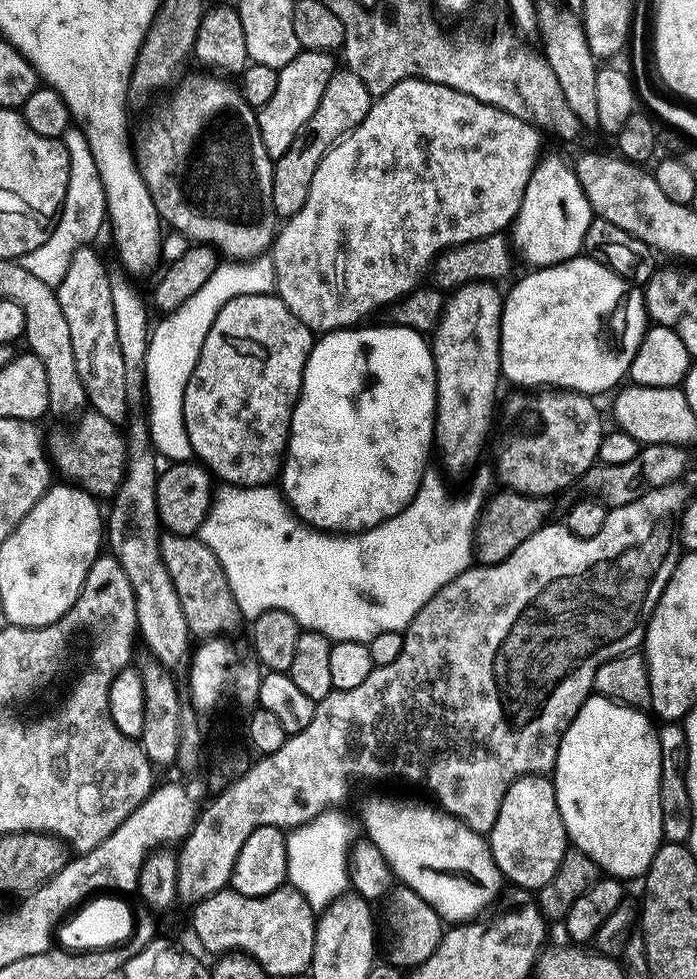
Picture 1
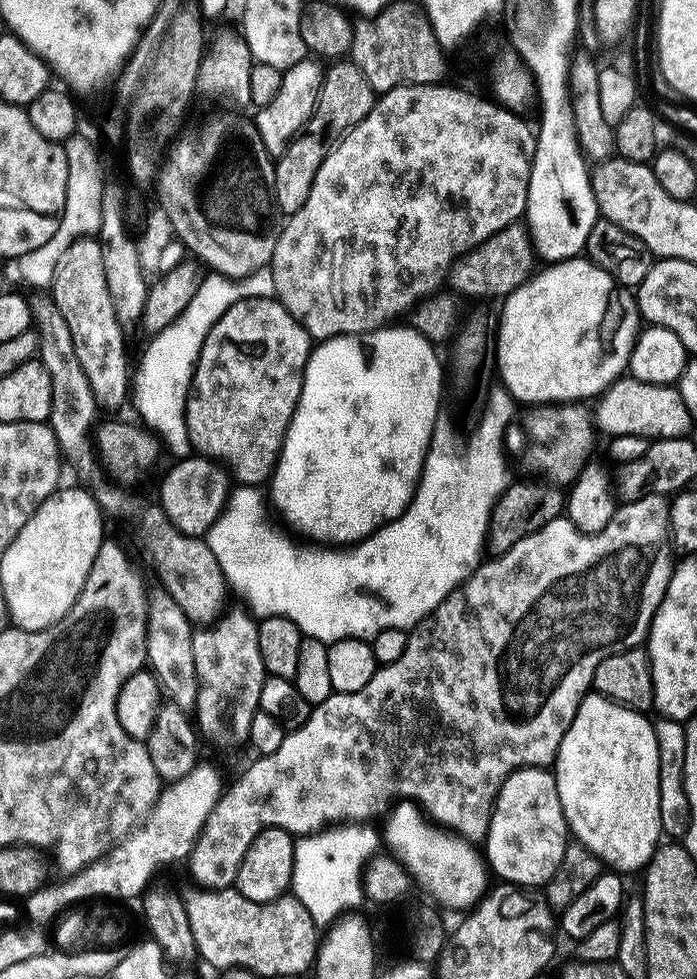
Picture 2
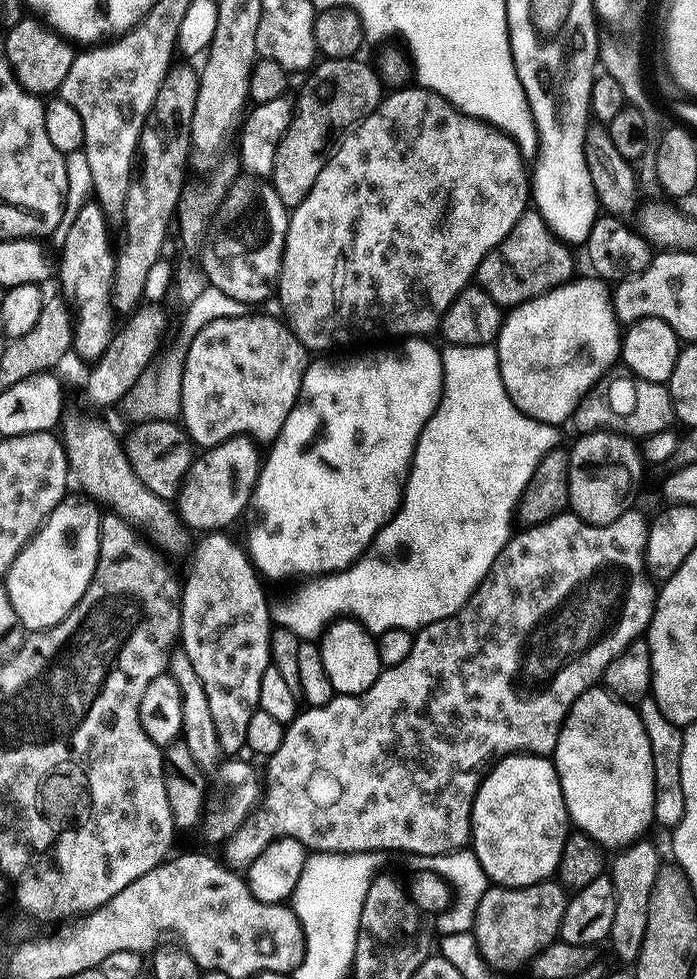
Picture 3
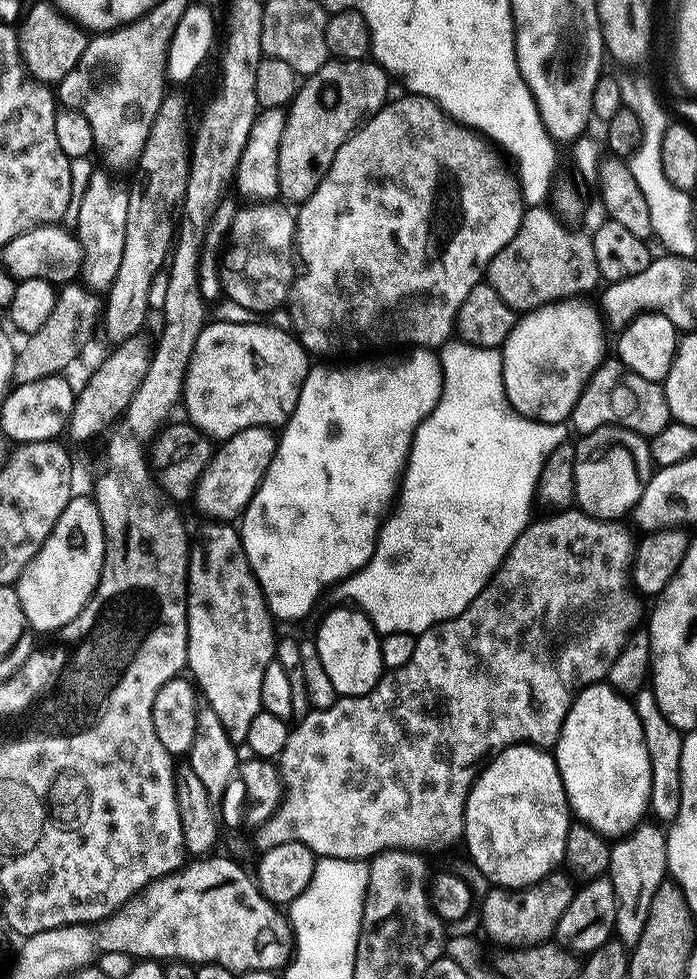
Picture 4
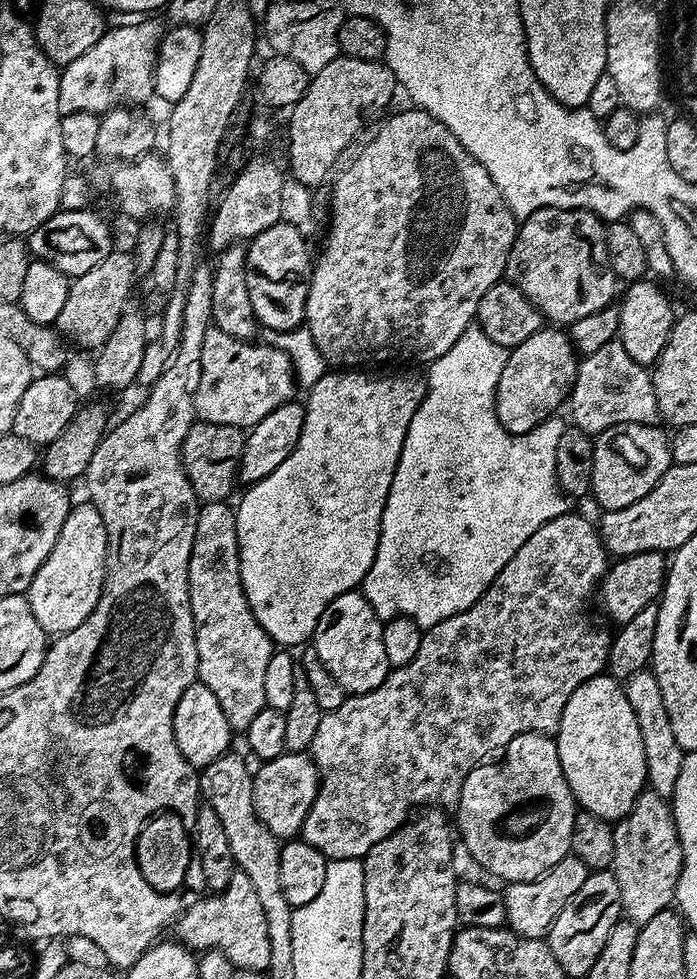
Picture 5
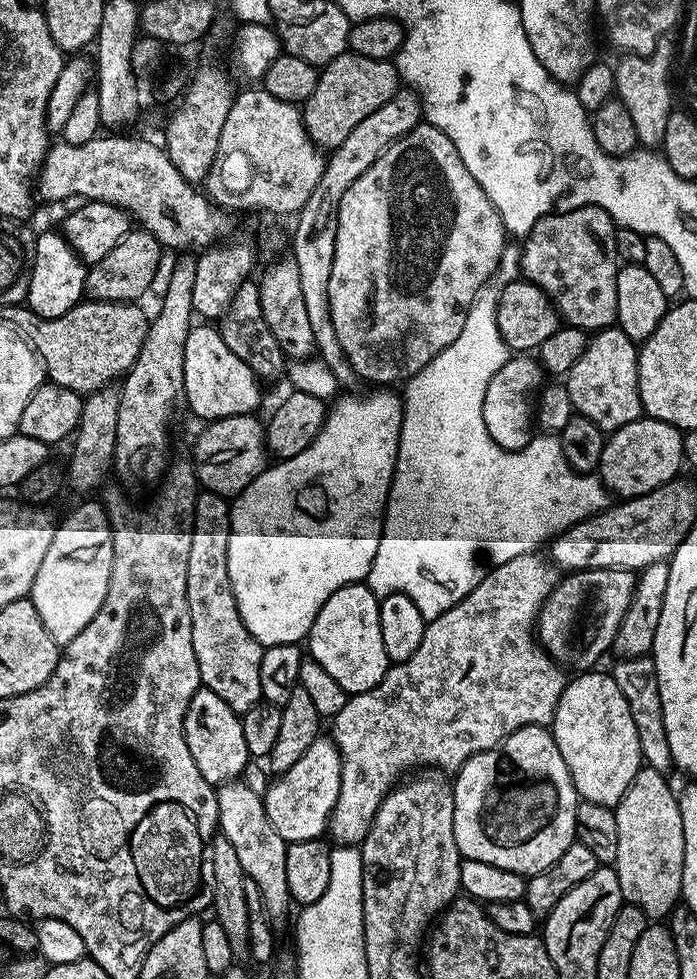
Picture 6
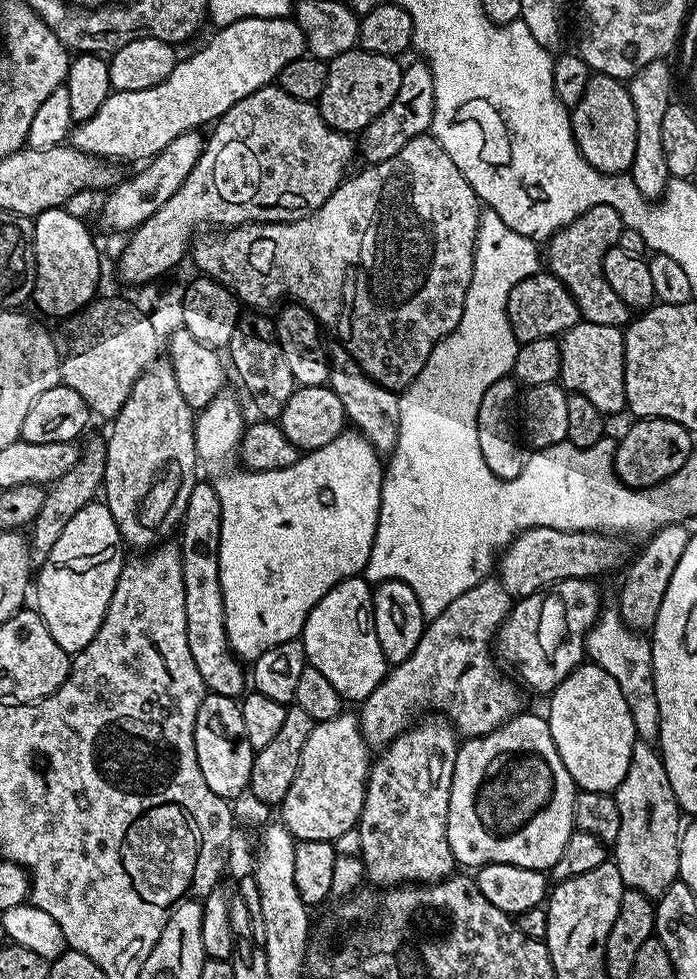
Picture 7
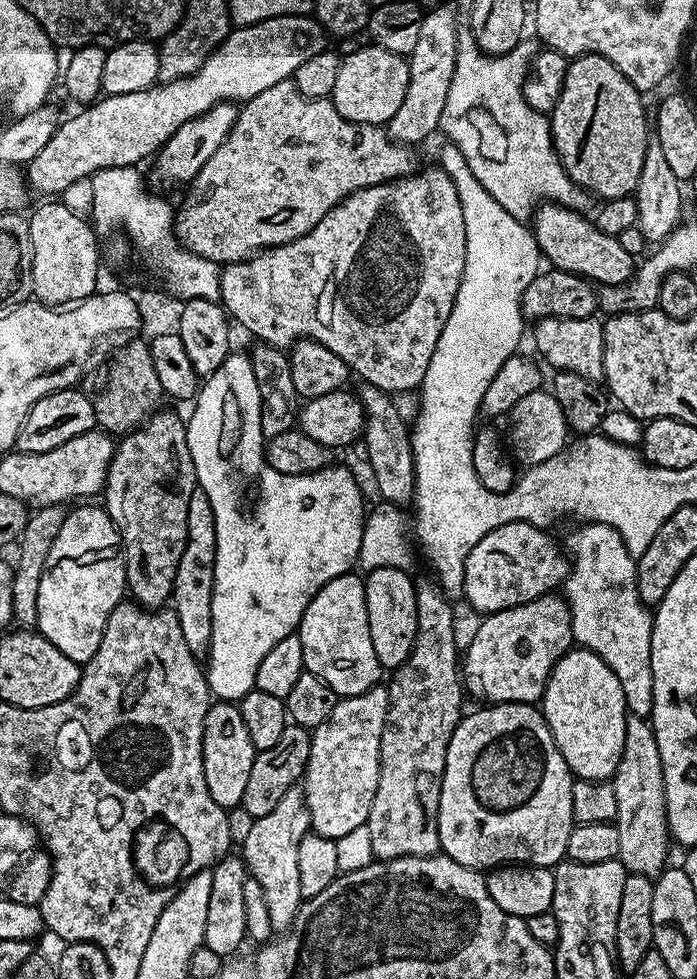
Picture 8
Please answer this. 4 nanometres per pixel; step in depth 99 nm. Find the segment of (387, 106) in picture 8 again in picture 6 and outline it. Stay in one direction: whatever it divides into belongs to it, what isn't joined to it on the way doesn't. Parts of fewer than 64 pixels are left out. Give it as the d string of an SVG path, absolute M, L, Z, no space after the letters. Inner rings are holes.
M351 50L323 65L319 74L318 86L314 86L314 94L310 94L310 98L303 104L302 115L308 137L321 150L342 146L350 130L354 130L354 126L358 126L366 114L374 114L378 106L390 102L402 84L397 65L392 60L366 58Z

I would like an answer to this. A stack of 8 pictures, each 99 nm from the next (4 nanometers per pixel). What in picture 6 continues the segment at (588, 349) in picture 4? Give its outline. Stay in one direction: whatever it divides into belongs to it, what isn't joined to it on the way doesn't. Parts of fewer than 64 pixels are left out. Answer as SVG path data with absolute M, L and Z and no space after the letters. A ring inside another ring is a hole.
M528 354L513 355L504 363L502 370L498 370L498 374L490 378L482 402L482 418L486 422L490 438L494 438L498 446L508 452L521 452L532 441L534 405L545 380L546 373L540 367L539 361Z

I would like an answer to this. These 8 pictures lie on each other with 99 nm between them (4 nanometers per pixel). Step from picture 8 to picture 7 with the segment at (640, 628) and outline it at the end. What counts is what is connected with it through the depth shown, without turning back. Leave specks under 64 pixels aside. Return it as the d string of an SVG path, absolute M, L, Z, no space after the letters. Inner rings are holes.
M605 611L596 625L588 631L586 637L586 656L591 663L597 664L610 678L618 682L622 690L622 698L626 698L626 707L630 710L630 718L634 718L634 730L637 737L644 742L656 742L660 739L660 715L658 714L658 694L654 690L654 658L652 657L652 641L647 635L628 628L615 611Z

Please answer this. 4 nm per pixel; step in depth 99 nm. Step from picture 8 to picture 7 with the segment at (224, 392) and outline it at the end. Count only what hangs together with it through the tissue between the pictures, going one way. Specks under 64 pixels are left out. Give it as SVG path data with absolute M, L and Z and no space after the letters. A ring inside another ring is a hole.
M221 394L210 401L202 410L202 416L212 420L212 424L204 425L204 422L196 426L196 454L201 461L213 460L216 463L216 480L214 487L220 505L222 506L222 534L220 535L220 589L224 599L224 625L228 635L228 644L232 647L237 657L244 662L255 662L266 650L278 646L282 642L290 642L297 639L303 633L304 623L314 610L314 606L321 600L329 590L338 582L342 582L351 576L358 576L363 573L364 567L368 564L370 550L374 546L376 527L378 526L378 514L380 513L380 499L382 498L382 486L384 485L385 465L382 463L381 453L363 434L358 430L346 430L334 442L326 442L313 452L305 452L300 459L294 462L294 466L286 466L286 470L266 470L265 472L253 472L237 466L232 468L232 463L237 463L240 437L244 434L245 425L240 424L244 412L240 404L229 394Z

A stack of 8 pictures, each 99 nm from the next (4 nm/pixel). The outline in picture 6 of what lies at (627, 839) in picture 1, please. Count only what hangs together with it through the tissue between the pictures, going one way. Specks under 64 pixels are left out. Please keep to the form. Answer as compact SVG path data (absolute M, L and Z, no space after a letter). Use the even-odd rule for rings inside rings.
M584 670L564 685L550 731L570 770L580 800L598 802L615 809L642 767L638 730L630 718L630 706L607 671Z

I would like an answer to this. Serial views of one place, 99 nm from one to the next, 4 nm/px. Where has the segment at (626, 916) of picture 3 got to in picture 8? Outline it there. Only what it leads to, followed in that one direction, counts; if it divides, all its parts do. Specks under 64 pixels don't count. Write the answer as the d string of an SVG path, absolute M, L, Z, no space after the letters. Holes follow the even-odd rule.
M629 715L622 758L611 782L614 794L618 794L618 814L614 821L619 839L618 859L629 873L655 878L669 863L670 833L668 821L664 818L666 794L662 778L662 758L658 754L654 730L645 717Z

